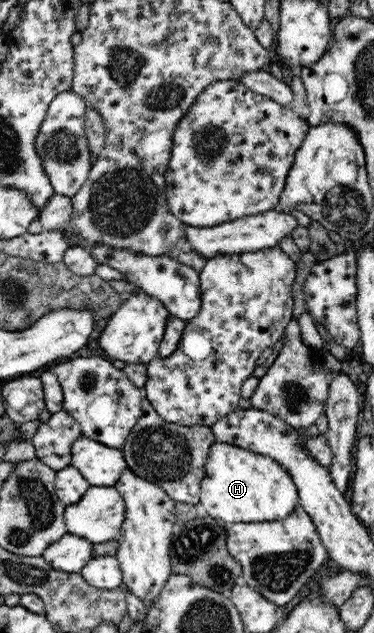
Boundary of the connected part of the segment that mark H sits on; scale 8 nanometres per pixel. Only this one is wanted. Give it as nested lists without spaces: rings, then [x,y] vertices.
[[[229,444],[211,446],[200,489],[200,504],[209,518],[225,523],[260,523],[287,520],[299,506],[292,477],[267,456],[248,452]]]

